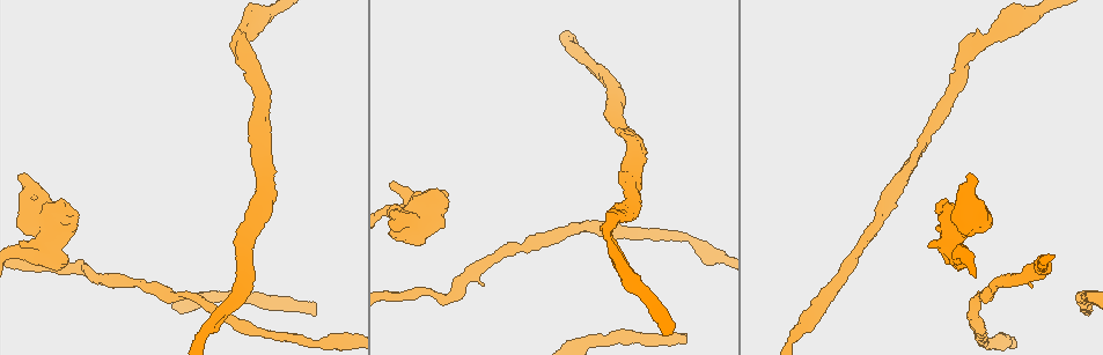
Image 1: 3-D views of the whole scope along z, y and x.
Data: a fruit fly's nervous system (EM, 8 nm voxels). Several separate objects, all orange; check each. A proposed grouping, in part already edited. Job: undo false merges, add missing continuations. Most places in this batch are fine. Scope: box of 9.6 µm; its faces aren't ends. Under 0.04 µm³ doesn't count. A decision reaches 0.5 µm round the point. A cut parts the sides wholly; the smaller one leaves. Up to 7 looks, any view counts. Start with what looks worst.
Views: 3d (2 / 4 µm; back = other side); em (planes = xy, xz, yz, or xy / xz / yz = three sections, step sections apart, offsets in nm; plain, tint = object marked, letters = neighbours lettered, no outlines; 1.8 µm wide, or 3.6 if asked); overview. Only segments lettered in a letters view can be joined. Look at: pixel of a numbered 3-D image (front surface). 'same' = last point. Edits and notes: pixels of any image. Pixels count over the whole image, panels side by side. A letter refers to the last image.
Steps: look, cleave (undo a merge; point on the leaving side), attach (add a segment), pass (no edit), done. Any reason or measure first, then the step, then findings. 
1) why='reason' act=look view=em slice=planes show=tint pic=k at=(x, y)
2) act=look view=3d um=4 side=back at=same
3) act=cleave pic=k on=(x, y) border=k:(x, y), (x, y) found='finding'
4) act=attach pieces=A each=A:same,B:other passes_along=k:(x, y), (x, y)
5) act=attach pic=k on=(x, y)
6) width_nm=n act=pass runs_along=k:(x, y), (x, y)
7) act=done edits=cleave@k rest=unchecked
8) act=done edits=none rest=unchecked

why='free end' act=look view=em um=3.6 slice=yz step=8 show=tint pic=1 at=(316, 314)

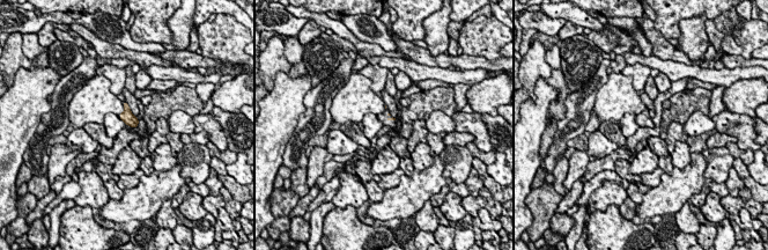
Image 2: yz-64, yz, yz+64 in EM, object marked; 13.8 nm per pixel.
why='another direction' act=look view=em um=3.6 slice=planes show=letters at=same

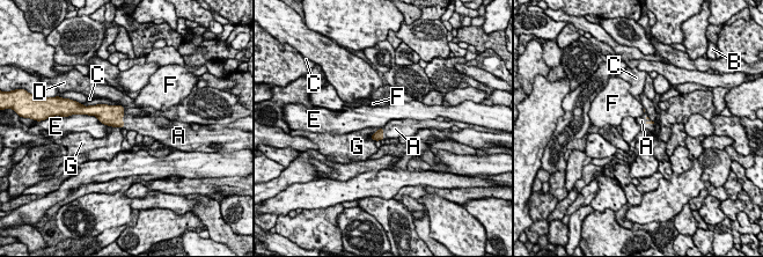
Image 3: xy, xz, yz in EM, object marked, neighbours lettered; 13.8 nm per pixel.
longest_contact=E:360nm act=attach pieces=A each=A:same,B:other,C:other,D:other,E:other,F:other,G:other found='the cell continues'

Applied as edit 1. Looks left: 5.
why='calibre changes' act=look view=3d um=4 pic=1 at=(50, 245)

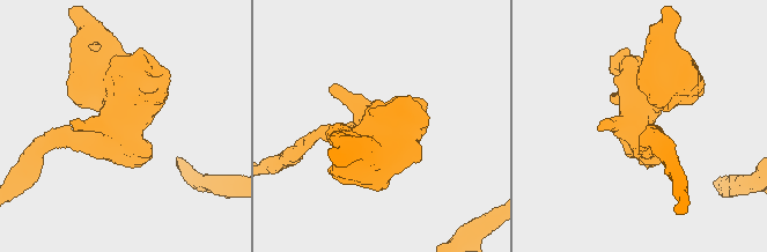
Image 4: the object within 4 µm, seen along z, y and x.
why='now the EM' act=look view=em um=3.6 slice=xy step=4 show=tint pic=4 at=(123, 128)

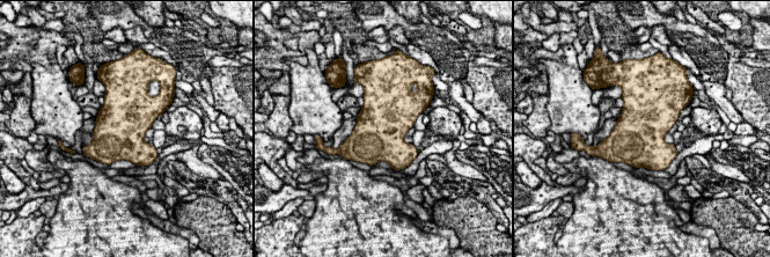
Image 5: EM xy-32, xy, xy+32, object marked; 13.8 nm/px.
why='another direction' act=look view=em um=3.6 slice=planes show=letters at=same

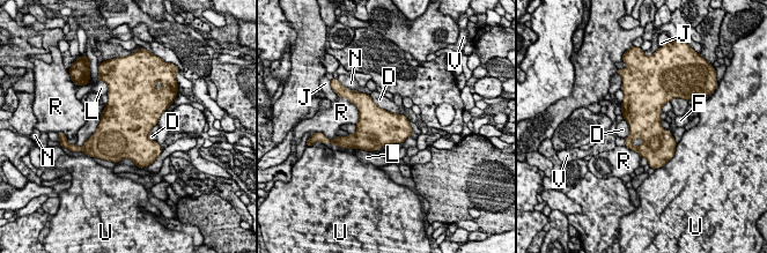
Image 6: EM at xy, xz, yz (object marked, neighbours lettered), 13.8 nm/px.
act=pass each=D:other,F:other,J:other,L:other,N:other,R:other,U:other,V:other border=6:(369, 95), (378, 106), (404, 114) found='one cell here'

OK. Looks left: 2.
why='sharp bend' act=look view=em slice=xy step=4 show=tint pic=1 at=(966, 43)

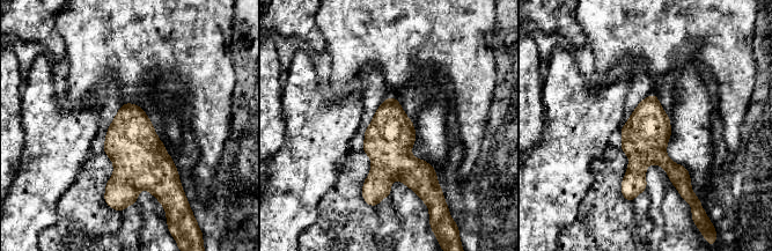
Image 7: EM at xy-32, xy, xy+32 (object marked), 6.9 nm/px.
why='another direction' act=look view=em slice=planes show=letters at=same

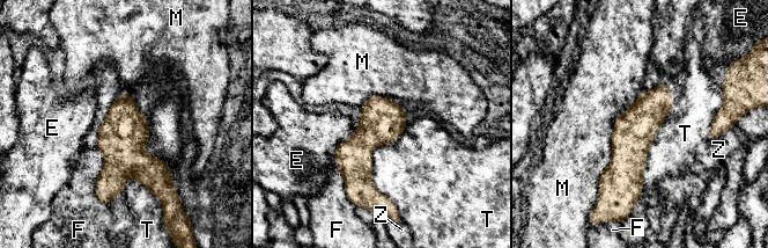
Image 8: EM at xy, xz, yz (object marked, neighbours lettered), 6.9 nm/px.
width_nm=280 act=pass each=E:other,F:other,M:other,T:other,Z:other border=8:(672, 108), (649, 145), (641, 192) found='one cell here'

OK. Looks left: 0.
act=done edits=attach@3 rest=unchecked

